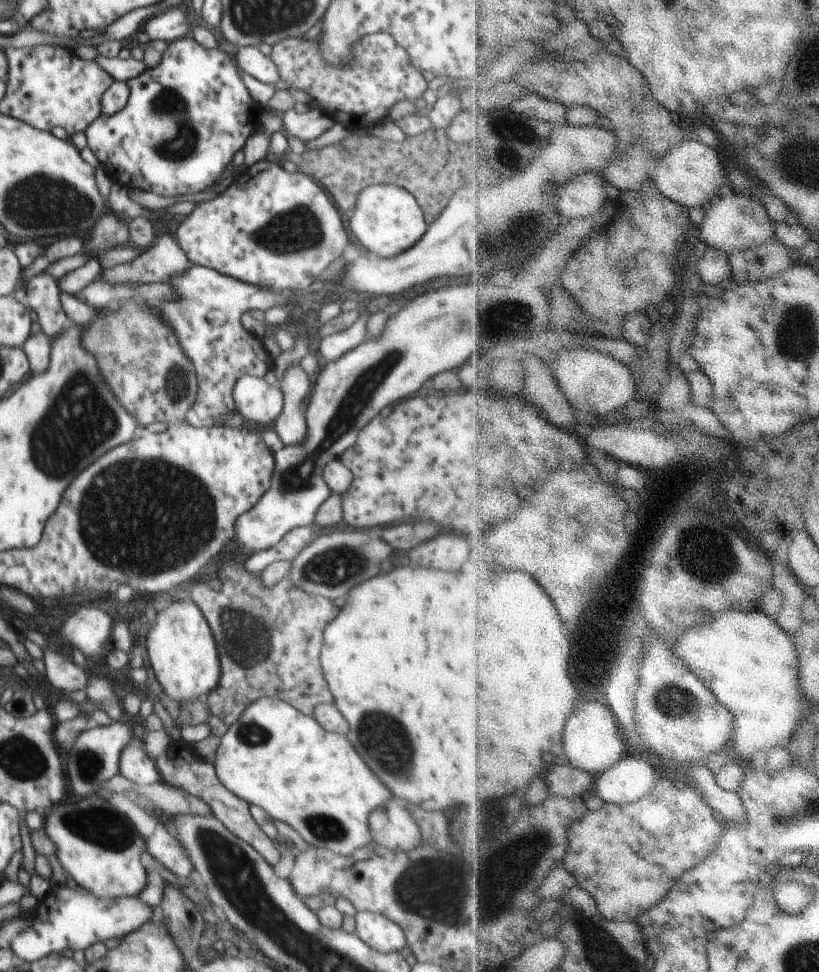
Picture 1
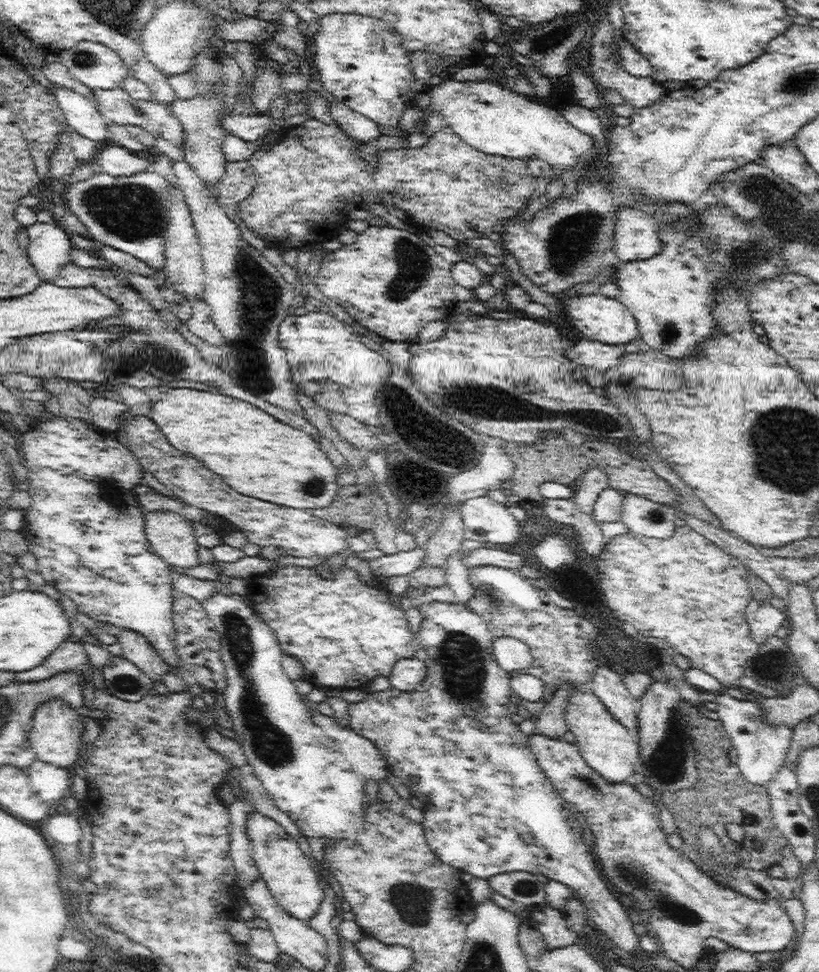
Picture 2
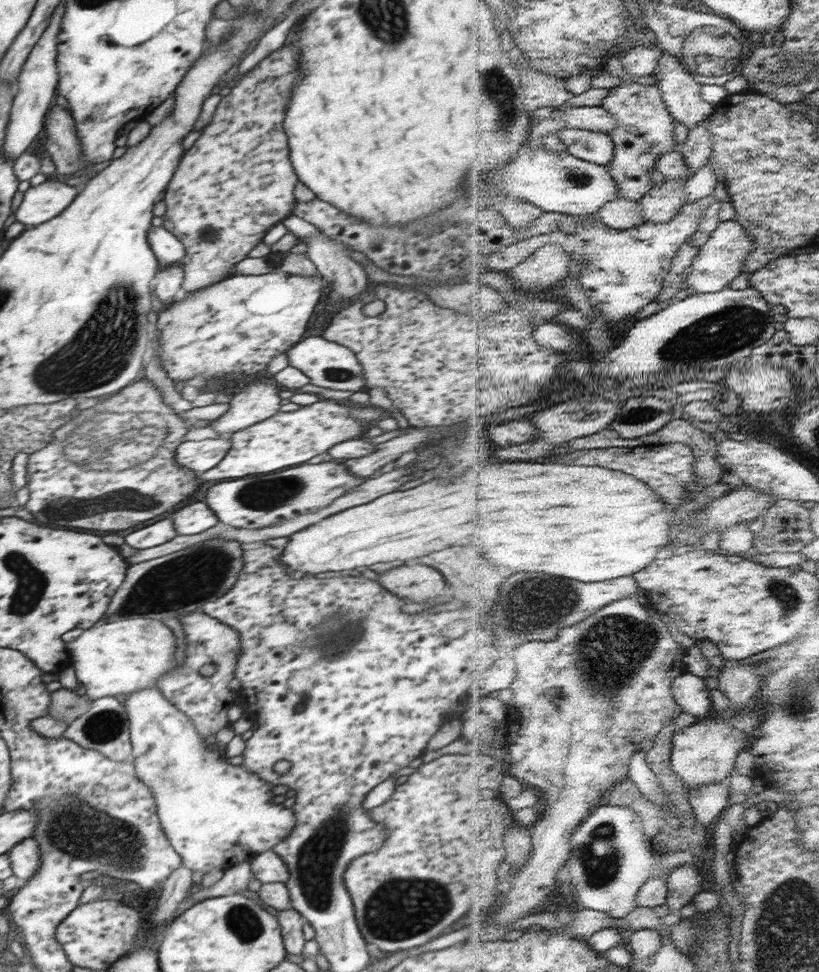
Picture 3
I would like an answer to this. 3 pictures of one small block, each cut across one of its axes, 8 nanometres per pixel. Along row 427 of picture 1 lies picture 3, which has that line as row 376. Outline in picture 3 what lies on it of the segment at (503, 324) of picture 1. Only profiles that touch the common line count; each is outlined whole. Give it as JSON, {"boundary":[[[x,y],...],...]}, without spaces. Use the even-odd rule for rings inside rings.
{"boundary":[[[312,336],[290,347],[286,355],[288,355],[288,364],[308,376],[314,386],[353,393],[368,391],[368,388],[365,388],[366,379],[364,379],[362,365],[348,347],[326,340],[322,336]]]}

